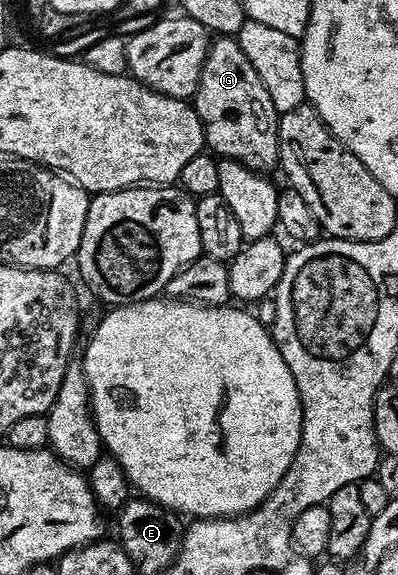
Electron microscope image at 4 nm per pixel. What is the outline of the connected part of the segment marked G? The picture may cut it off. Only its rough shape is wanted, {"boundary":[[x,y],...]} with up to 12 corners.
{"boundary":[[230,35],[210,41],[193,107],[206,147],[260,174],[280,113]]}

